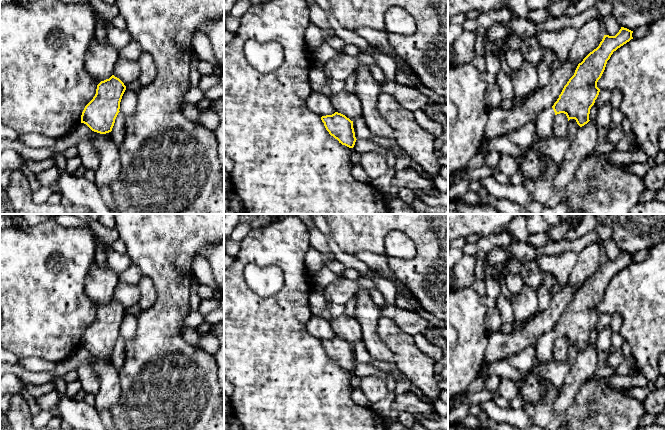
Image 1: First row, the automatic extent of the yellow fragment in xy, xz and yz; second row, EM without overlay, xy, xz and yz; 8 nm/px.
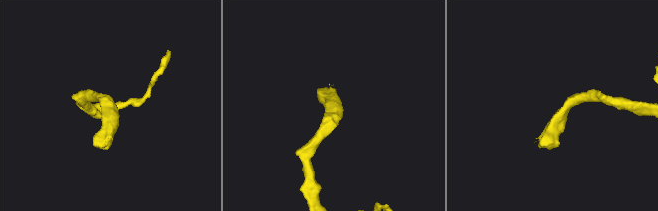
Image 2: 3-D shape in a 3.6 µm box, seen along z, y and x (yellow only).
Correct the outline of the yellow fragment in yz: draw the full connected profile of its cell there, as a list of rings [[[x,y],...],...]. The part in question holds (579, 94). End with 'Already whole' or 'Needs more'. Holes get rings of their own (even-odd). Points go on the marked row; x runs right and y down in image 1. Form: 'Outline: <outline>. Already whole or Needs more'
Outline: [[[621,27],[615,36],[604,35],[599,46],[578,64],[574,75],[564,86],[554,105],[539,113],[534,122],[536,137],[553,136],[555,116],[560,113],[564,113],[568,121],[575,119],[580,127],[590,121],[590,109],[600,92],[597,82],[605,70],[607,61],[614,51],[633,39],[632,33],[633,31]]]. Needs more

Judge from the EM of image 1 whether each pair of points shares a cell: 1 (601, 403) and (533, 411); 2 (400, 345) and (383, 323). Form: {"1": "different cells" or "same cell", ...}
{"1": "same cell", "2": "same cell"}

